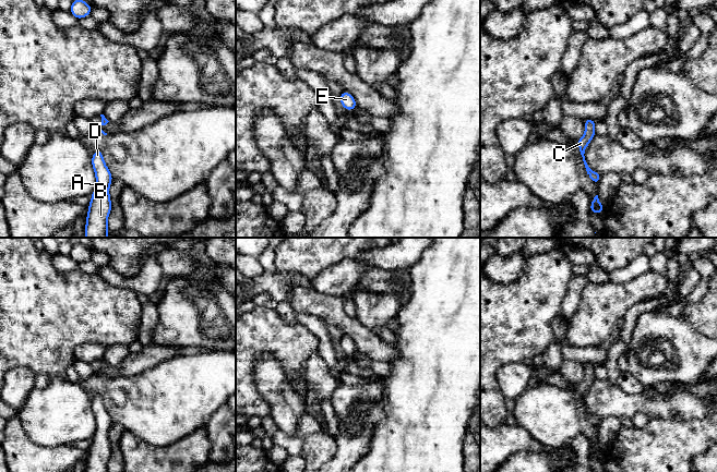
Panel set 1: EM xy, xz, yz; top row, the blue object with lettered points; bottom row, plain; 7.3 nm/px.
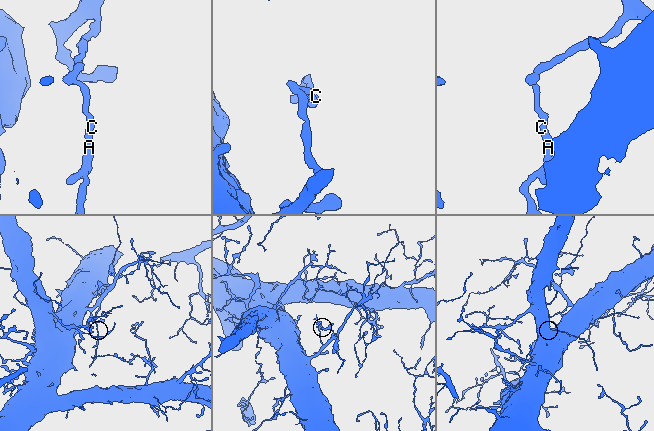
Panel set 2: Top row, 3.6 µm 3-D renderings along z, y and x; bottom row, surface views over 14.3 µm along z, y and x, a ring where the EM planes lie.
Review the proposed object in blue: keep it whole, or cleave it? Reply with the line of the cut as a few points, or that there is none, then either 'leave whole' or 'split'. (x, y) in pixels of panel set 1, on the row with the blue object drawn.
no cut; leave whole

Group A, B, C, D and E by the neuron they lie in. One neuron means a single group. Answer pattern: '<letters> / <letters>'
A B C D E

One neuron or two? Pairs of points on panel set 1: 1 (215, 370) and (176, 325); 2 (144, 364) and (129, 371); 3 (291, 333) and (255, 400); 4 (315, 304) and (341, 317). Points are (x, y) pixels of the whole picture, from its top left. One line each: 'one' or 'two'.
1: two
2: one
3: one
4: one

